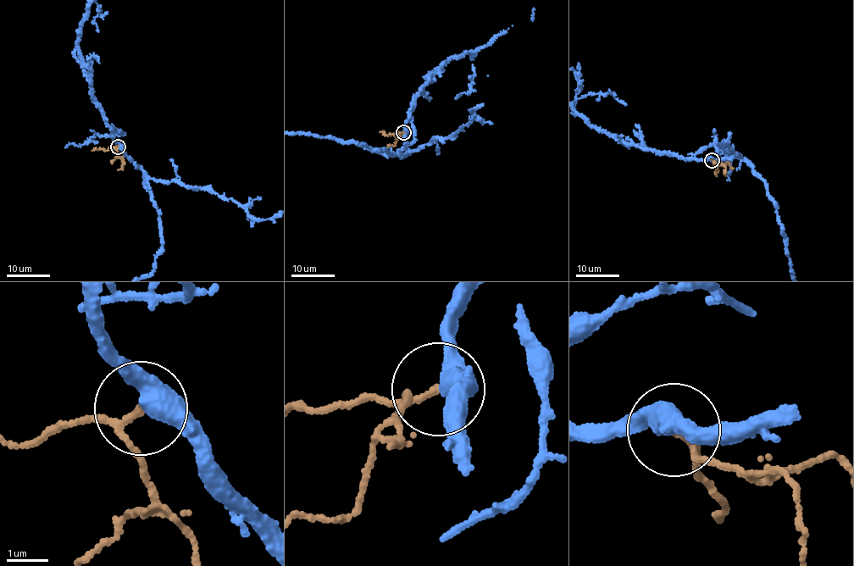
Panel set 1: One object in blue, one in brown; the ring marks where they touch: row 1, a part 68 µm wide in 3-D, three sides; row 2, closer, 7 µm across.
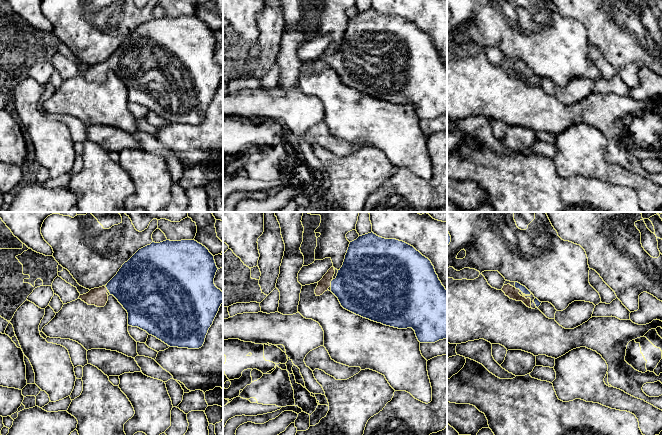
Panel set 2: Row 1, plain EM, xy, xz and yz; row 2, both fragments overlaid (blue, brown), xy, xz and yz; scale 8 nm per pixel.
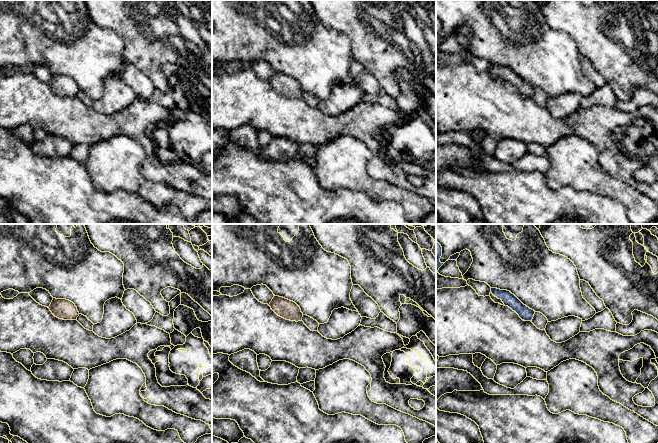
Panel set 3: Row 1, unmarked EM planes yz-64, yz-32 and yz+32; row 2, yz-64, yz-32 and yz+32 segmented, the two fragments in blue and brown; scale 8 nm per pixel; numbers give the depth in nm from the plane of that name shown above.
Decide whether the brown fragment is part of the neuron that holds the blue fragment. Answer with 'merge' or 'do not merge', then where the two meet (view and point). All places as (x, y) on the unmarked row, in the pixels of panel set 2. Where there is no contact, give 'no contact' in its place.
merge | xz (331, 59)

